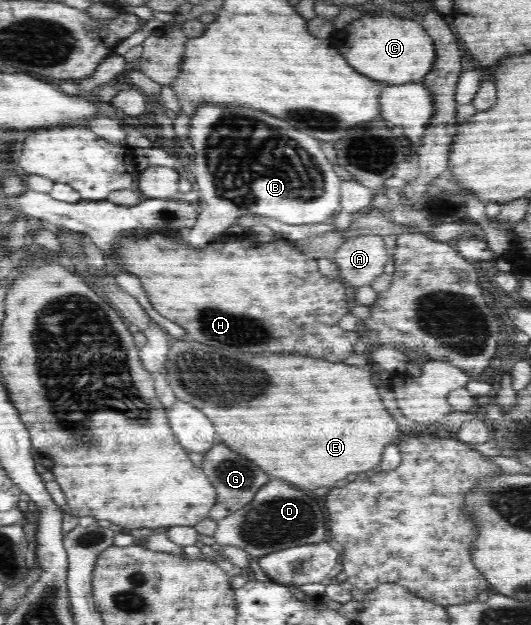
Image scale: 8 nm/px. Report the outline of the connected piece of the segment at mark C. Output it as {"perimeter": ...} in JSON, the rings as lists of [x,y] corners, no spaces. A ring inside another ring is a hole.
{"perimeter":[[[363,17],[357,19],[351,27],[351,37],[343,37],[349,33],[337,30],[329,43],[341,43],[339,39],[355,39],[353,47],[347,53],[341,53],[355,71],[367,75],[385,85],[403,85],[405,83],[423,81],[427,73],[431,73],[436,56],[435,46],[425,29],[413,19],[401,17]]]}

